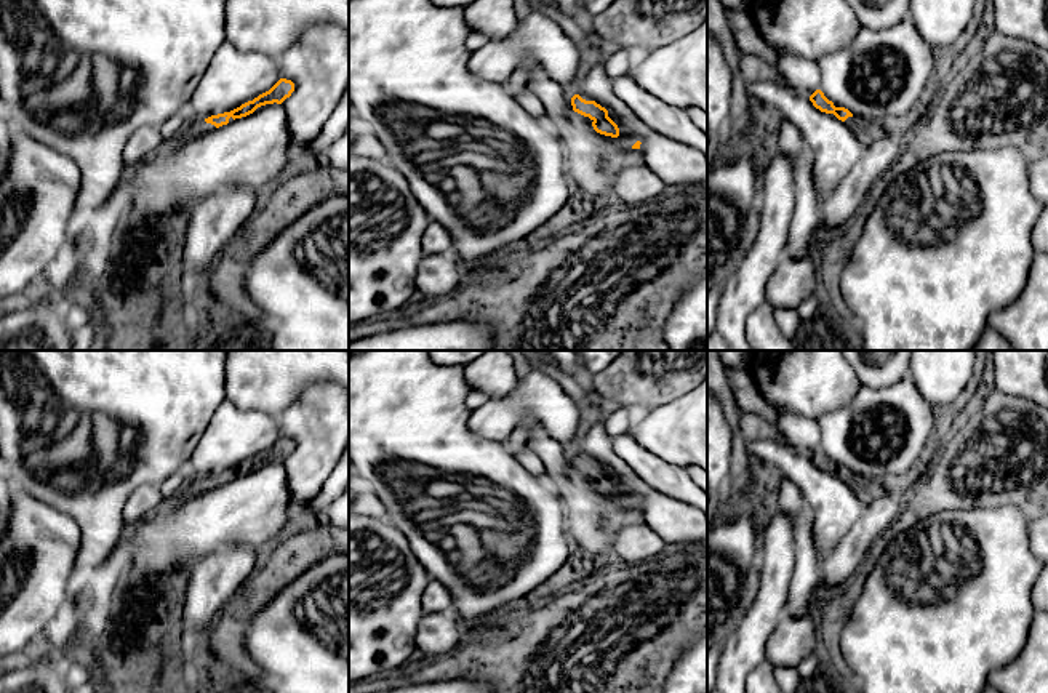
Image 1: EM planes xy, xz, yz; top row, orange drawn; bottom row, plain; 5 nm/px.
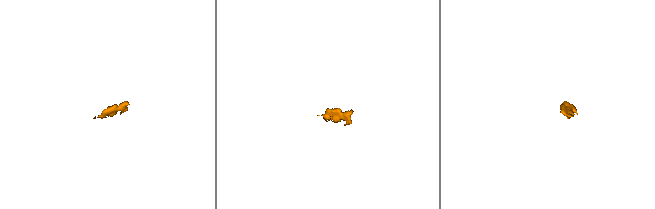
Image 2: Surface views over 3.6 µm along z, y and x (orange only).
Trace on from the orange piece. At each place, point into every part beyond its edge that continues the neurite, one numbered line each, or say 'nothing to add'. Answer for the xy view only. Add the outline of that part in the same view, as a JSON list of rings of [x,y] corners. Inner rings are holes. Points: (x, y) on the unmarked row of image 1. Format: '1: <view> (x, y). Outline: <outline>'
1: xy (196, 485). Outline: [[[190,475],[186,487],[181,490],[181,493],[176,496],[181,501],[186,501],[189,498],[194,498],[197,495],[202,495],[205,491],[213,490],[216,485],[211,482],[206,482],[205,477]]]

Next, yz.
1: yz (868, 490). Outline: [[[853,474],[845,479],[845,483],[858,495],[862,506],[870,504],[886,493],[883,480],[878,479],[864,479]]]

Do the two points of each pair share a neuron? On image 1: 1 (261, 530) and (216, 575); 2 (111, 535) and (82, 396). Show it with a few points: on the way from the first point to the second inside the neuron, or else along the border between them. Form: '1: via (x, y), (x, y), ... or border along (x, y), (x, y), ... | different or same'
1: border along (263, 551), (248, 544), (228, 543), (210, 554) | different
2: via (120, 492), (149, 456), (149, 426), (125, 402) | same

